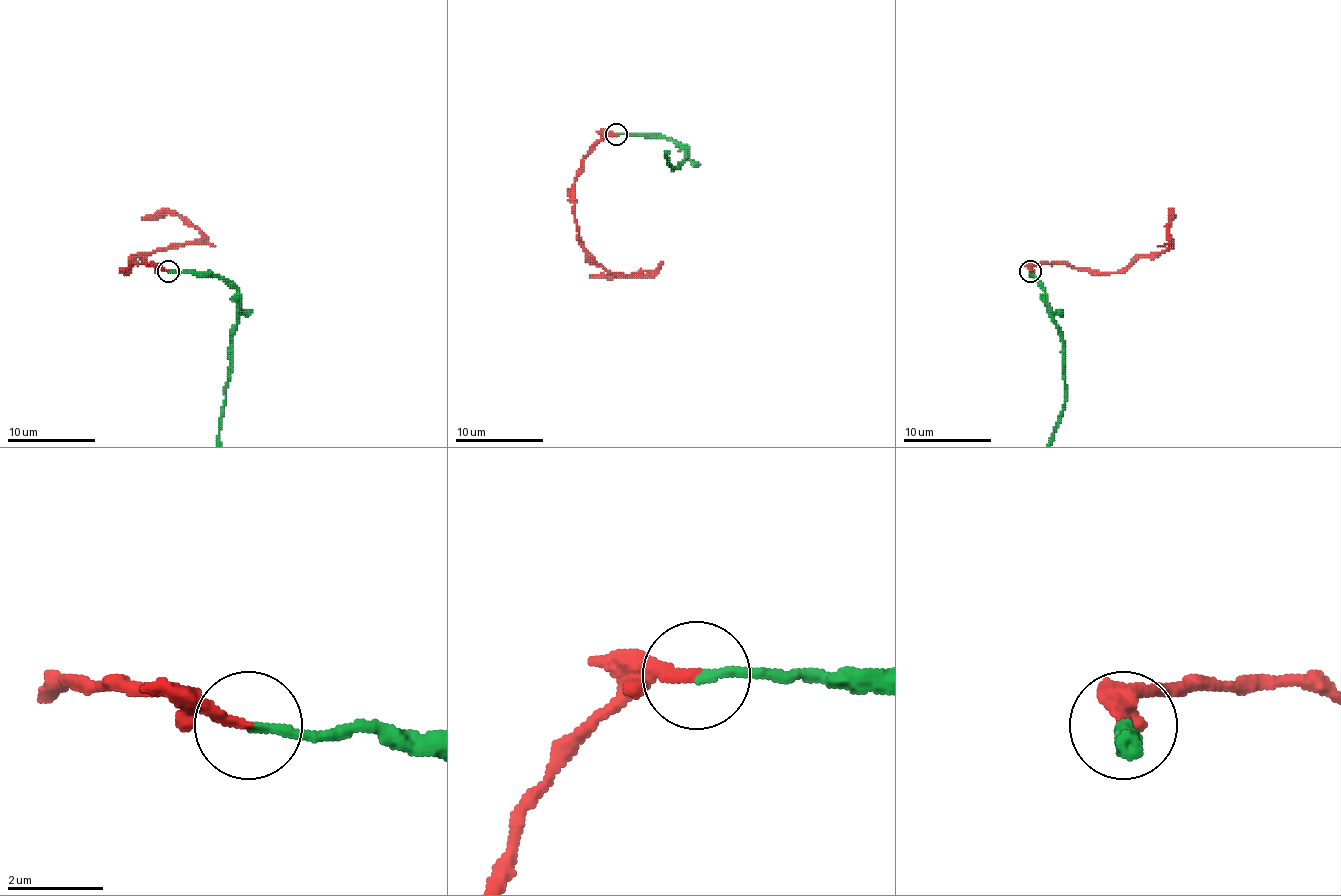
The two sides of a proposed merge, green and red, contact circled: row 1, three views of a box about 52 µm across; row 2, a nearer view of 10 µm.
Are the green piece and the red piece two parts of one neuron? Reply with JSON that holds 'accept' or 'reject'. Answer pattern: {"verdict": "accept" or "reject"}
{"verdict": "accept"}

